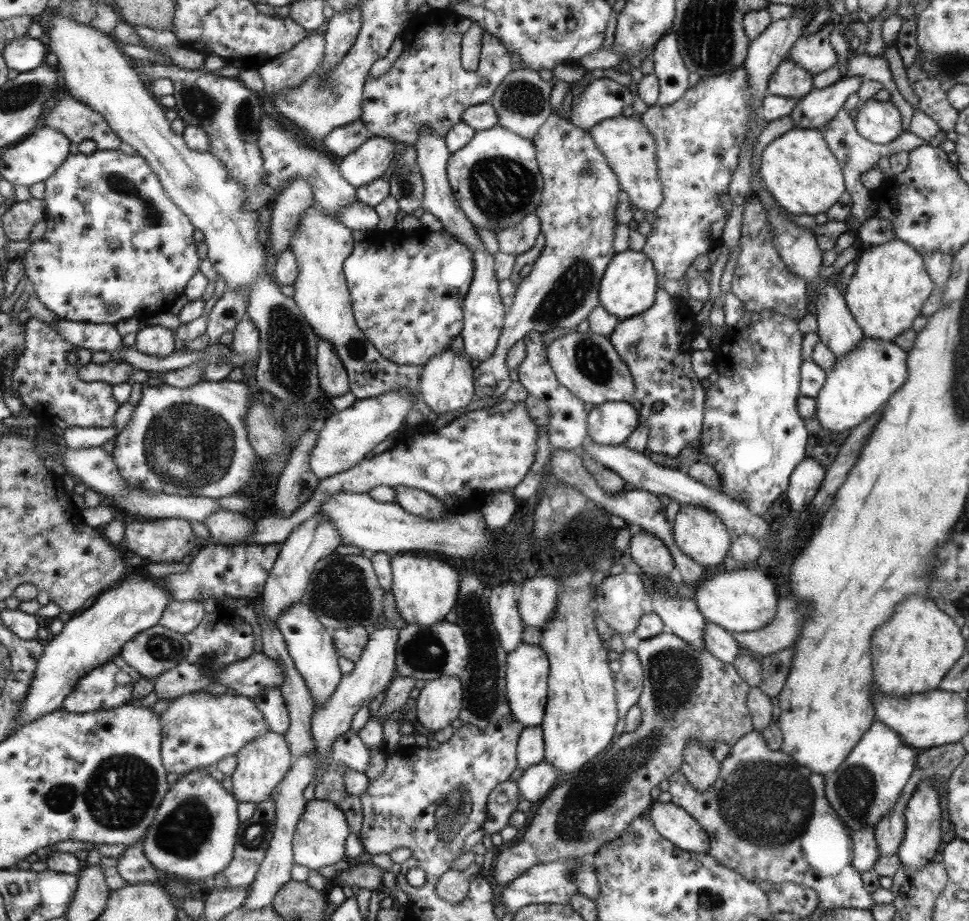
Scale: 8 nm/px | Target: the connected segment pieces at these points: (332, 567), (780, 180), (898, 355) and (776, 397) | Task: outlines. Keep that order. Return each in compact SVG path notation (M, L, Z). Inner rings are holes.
M333 553L318 562L316 572L312 575L312 584L307 589L307 605L318 615L319 621L329 630L351 626L379 626L383 622L383 598L385 590L379 585L372 561L368 554L342 555Z
M794 128L768 144L762 151L759 176L775 196L776 203L793 214L815 216L826 212L844 194L843 165L819 129Z
M864 336L860 346L850 354L845 354L837 363L827 371L826 384L817 397L816 415L820 428L830 432L844 433L856 426L863 425L869 417L873 417L881 408L887 405L899 388L902 388L910 376L908 372L908 353L892 342L882 342Z
M774 310L750 312L744 311L742 318L735 325L728 329L727 337L722 341L716 353L717 372L719 378L712 383L708 391L707 400L707 415L704 418L703 438L701 439L698 450L703 452L708 460L708 465L712 466L716 473L722 479L721 490L726 494L743 494L743 502L747 505L749 510L758 516L764 516L768 512L768 508L772 506L772 502L787 490L788 478L795 473L796 466L800 465L802 458L804 458L804 450L806 450L806 442L808 442L808 432L804 426L804 420L798 414L798 407L796 407L796 400L800 396L801 376L800 364L802 362L802 332L798 330L798 324L794 322L794 318L787 315L780 314Z

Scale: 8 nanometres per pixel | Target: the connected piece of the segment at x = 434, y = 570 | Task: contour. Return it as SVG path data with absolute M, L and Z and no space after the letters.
M393 554L391 557L393 572L393 583L391 593L394 595L398 610L402 618L409 624L420 624L420 626L432 626L446 621L446 616L455 609L459 600L459 588L461 576L454 567L439 559L428 559L422 555Z

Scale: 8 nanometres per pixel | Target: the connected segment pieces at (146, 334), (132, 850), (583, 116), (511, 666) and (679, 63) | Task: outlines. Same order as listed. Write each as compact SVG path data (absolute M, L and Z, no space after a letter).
M144 325L137 332L135 348L148 356L166 358L176 350L174 332L160 325Z
M146 834L142 835L136 846L129 846L123 856L119 858L119 869L124 880L129 885L148 884L156 882L160 878L158 869L146 858L143 851L143 843Z
M608 77L590 80L581 97L572 104L569 121L589 131L602 120L622 115L624 106L632 106L636 98L630 91Z
M521 642L507 655L506 688L511 716L524 728L541 726L546 716L550 665L547 654L539 646Z
M675 28L654 46L652 70L659 78L659 99L656 105L671 105L688 89L689 72L678 51Z

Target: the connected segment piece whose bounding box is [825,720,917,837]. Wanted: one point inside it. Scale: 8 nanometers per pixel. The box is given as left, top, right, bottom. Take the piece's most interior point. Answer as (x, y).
(867, 786)

